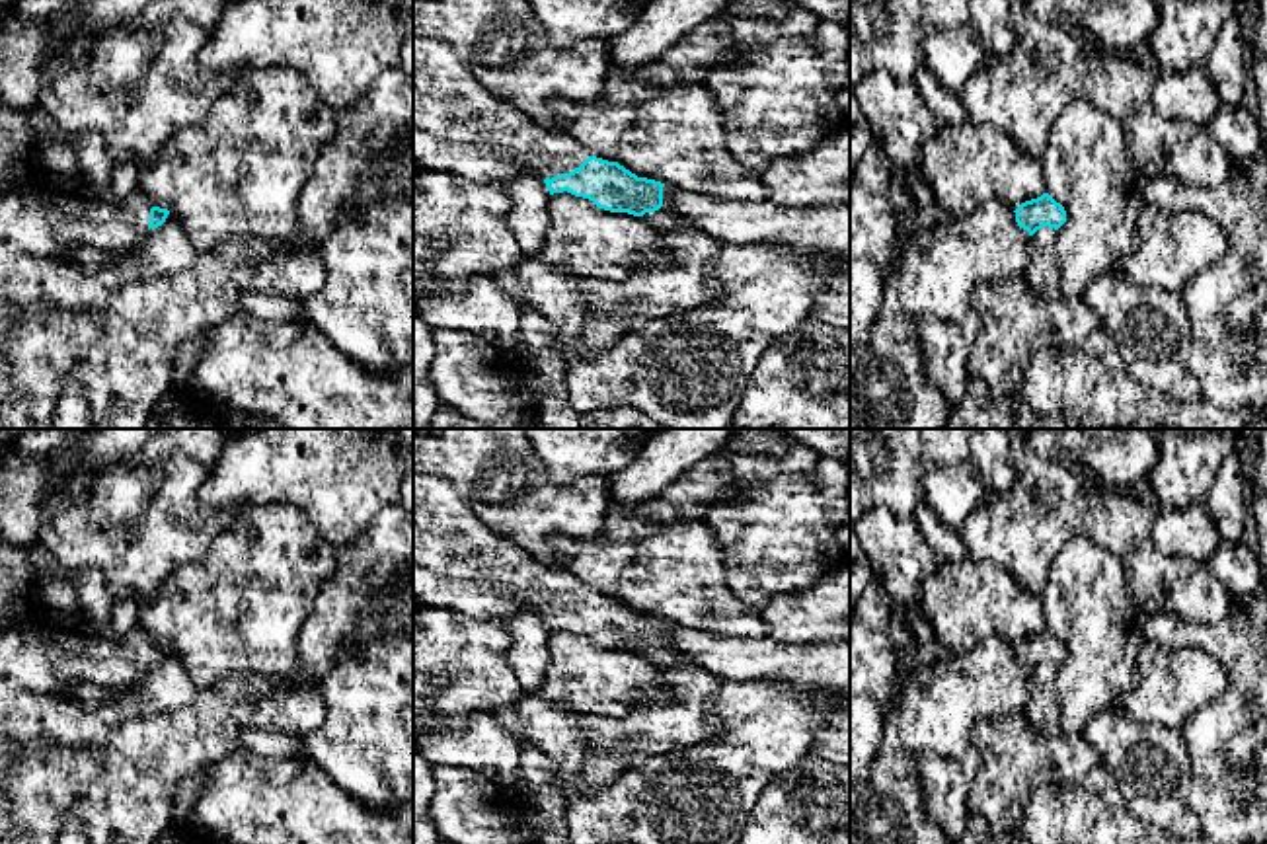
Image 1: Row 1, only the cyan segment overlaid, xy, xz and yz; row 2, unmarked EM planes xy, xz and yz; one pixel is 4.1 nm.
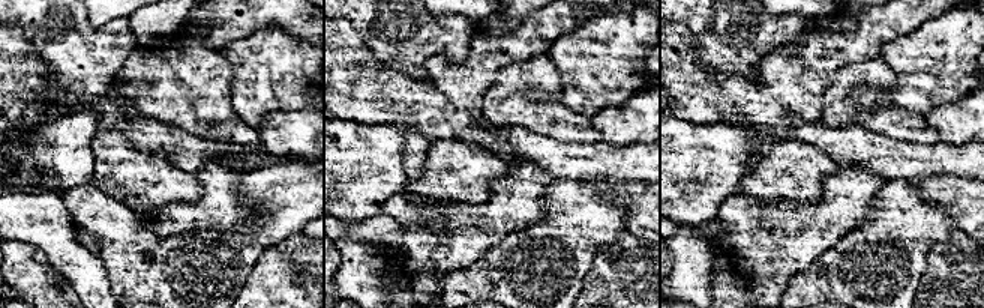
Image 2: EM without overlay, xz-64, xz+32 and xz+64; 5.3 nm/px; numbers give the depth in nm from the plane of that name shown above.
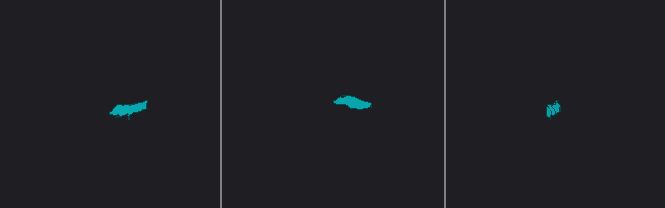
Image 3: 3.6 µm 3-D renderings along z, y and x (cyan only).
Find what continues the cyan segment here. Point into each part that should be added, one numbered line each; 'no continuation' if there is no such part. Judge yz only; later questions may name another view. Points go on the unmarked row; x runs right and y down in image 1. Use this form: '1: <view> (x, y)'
no continuation

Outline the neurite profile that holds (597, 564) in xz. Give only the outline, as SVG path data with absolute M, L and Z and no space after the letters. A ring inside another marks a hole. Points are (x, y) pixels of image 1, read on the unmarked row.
M711 454L667 485L645 503L610 501L596 538L577 540L552 536L557 565L573 573L589 593L614 598L618 577L634 557L635 544L651 524L663 526L704 517L704 509L733 491L731 464L723 454Z

